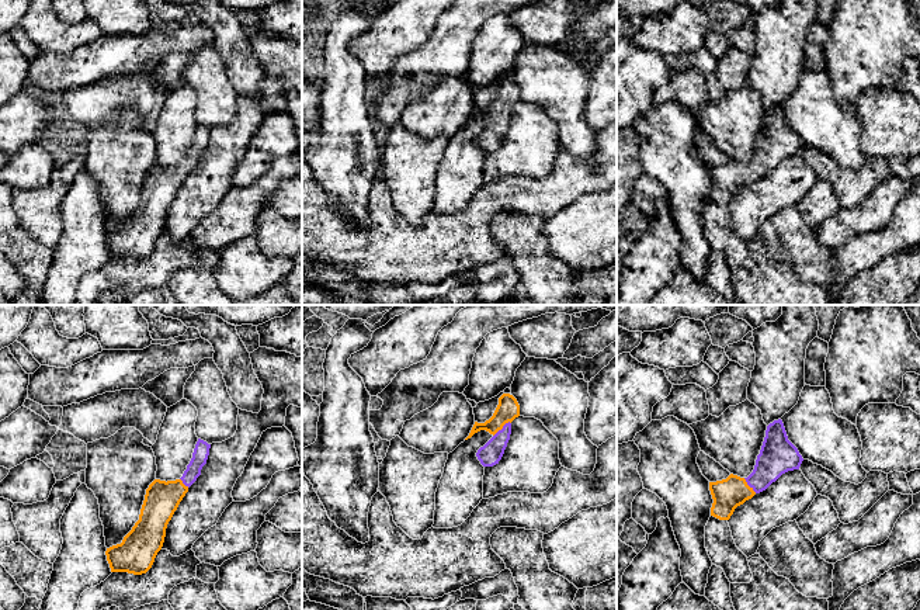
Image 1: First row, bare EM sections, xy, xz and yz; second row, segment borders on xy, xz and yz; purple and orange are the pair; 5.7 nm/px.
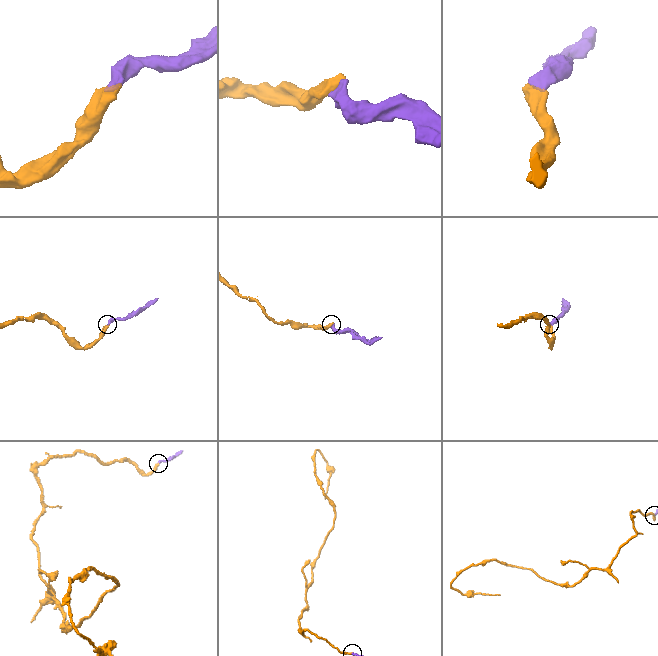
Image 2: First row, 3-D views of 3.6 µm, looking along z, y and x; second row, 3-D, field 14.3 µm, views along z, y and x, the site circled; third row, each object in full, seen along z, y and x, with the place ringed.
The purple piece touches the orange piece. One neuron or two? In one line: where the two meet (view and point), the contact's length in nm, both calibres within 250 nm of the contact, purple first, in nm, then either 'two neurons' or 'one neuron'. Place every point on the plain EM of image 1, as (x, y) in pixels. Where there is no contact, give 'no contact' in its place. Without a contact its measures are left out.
xz (503, 113) | 130 nm | 120/130 nm | one neuron

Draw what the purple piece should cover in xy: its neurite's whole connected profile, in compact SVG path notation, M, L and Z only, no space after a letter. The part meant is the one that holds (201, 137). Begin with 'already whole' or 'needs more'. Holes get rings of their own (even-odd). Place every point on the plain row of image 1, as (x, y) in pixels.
needs more | M198 124L192 143L183 162L176 166L155 164L146 174L139 205L121 229L107 233L111 257L146 259L162 235L166 214L188 173L201 160L211 129Z

